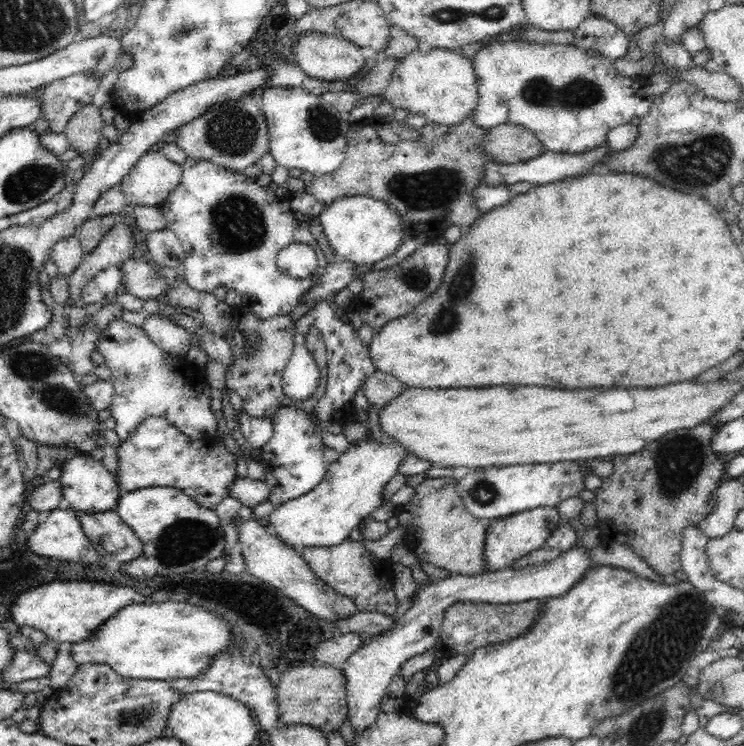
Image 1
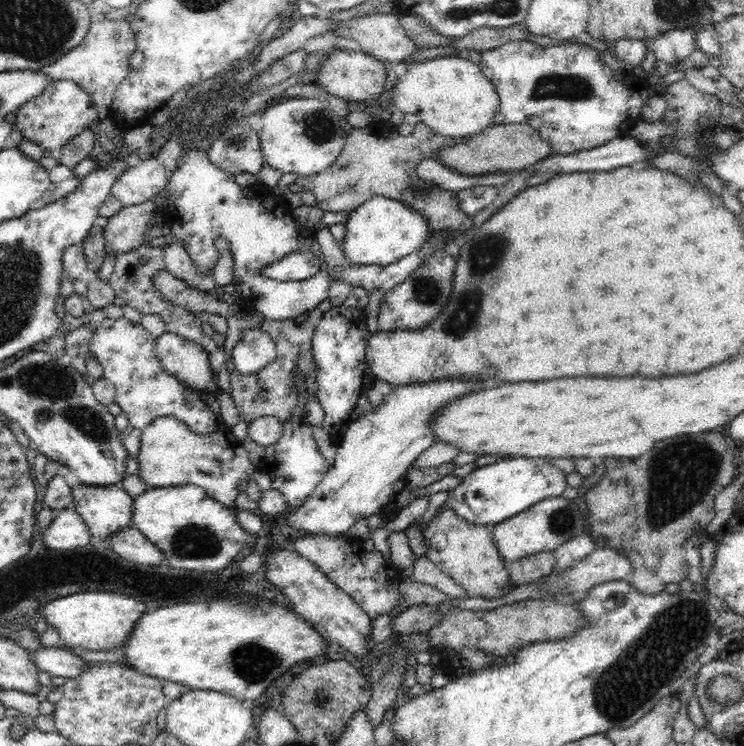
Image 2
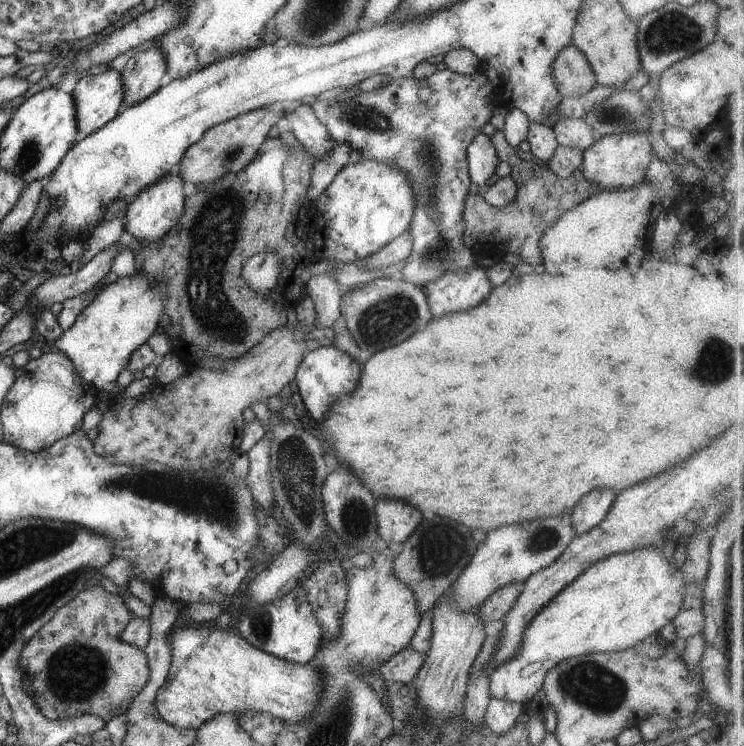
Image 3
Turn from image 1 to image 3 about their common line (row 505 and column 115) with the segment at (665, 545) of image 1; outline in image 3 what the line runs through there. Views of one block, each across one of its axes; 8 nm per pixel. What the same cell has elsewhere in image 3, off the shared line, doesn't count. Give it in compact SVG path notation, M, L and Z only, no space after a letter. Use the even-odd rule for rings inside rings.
M93 586L80 591L30 637L20 655L22 688L46 718L62 720L96 715L108 722L111 717L124 714L130 708L132 700L150 680L147 654L121 639L121 631L132 617L122 595L111 594L102 586Z

